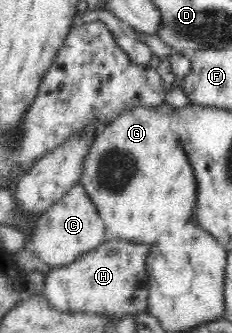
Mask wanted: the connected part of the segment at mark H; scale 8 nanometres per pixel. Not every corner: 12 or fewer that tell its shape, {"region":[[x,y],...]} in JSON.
{"region":[[113,240],[52,268],[58,311],[147,309],[152,241]]}

